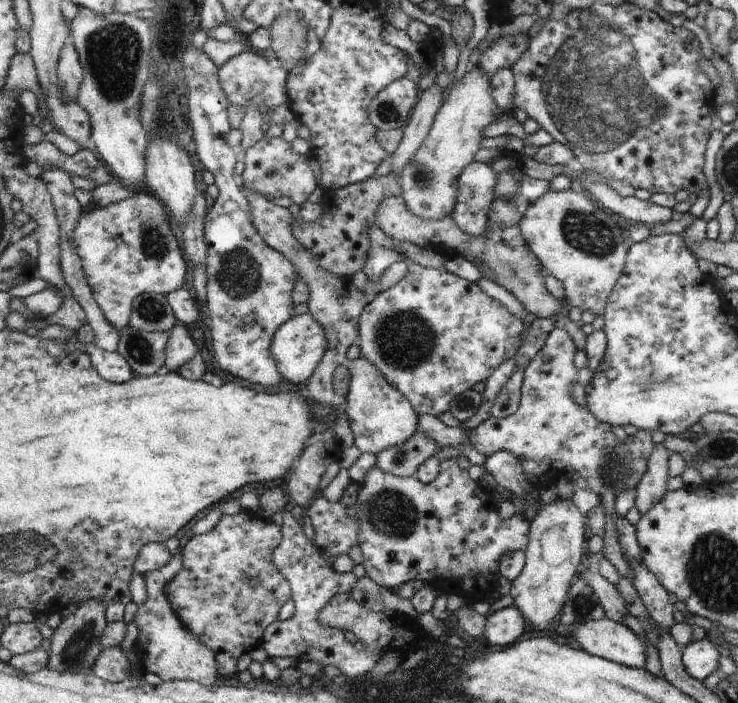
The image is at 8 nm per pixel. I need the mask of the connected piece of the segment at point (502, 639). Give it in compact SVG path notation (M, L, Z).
M517 606L506 607L486 618L483 636L493 649L513 646L521 634L525 634L525 621L523 612Z

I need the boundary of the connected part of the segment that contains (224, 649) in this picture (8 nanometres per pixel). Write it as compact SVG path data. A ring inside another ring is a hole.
M242 510L236 515L222 515L209 532L187 537L182 543L184 567L176 578L167 584L165 592L179 618L190 627L193 634L215 651L220 676L238 674L239 658L245 652L261 646L265 630L279 618L281 608L293 598L290 582L273 562L273 553L281 546L283 539L282 526L263 519L255 512Z

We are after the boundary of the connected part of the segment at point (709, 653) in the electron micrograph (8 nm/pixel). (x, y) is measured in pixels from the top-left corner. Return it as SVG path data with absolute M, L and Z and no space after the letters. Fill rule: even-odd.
M708 638L692 639L681 647L680 654L685 672L695 680L702 681L718 669L717 659L719 658L719 653Z

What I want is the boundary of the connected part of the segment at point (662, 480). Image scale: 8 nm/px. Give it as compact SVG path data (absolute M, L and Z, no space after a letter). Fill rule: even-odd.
M666 443L654 444L646 460L646 470L633 488L634 506L641 515L659 502L667 491L667 451Z

